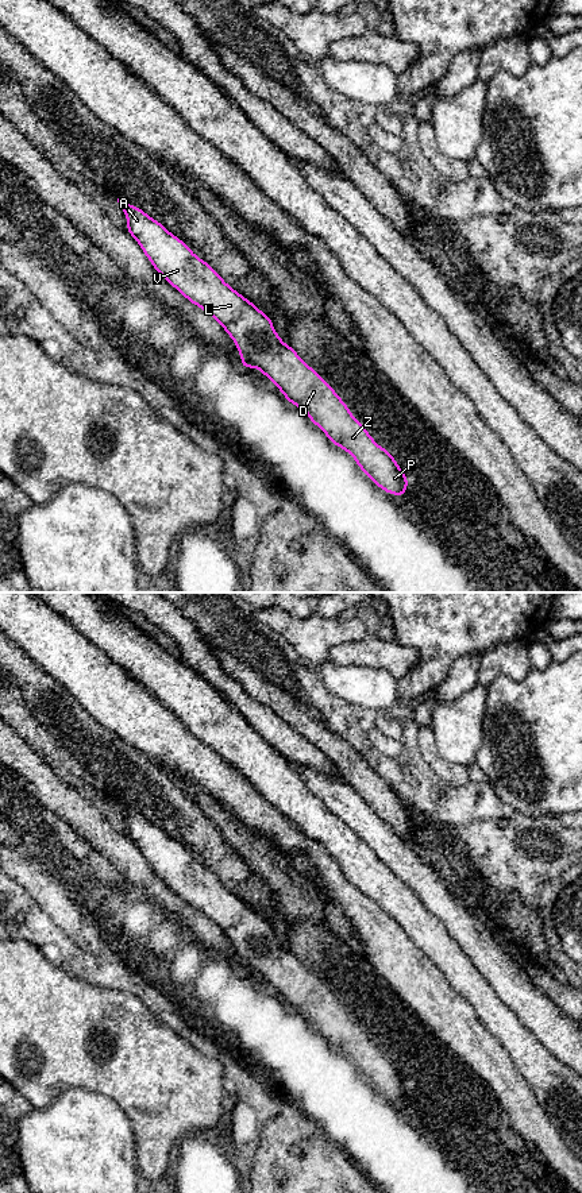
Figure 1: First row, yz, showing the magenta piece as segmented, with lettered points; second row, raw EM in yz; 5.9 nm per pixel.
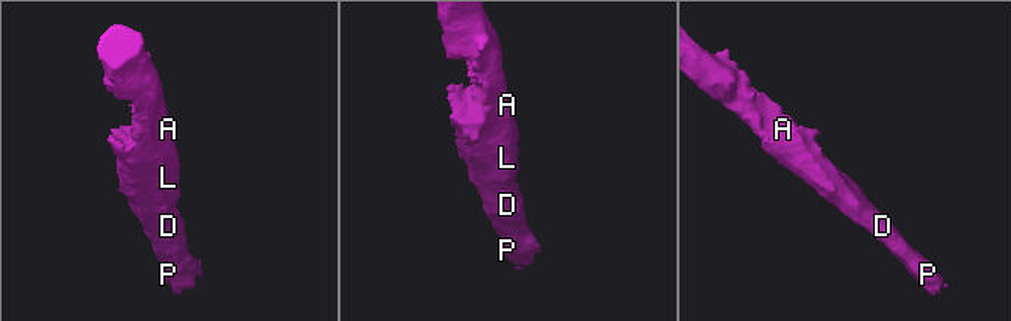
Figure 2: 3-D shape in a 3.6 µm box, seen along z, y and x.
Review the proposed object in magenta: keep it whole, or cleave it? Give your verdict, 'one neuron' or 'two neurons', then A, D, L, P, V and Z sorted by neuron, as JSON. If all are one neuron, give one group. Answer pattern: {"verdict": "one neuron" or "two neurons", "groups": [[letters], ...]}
{"verdict": "one neuron", "groups": [["A", "D", "L", "P", "V", "Z"]]}

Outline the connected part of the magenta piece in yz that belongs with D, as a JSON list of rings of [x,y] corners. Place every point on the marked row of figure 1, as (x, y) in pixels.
[[[117,198],[117,202],[127,216],[127,231],[139,243],[154,269],[185,298],[220,323],[236,344],[242,358],[240,364],[246,368],[257,367],[274,382],[285,398],[302,409],[332,444],[347,451],[378,487],[393,495],[406,494],[408,478],[396,459],[373,440],[329,383],[281,340],[270,317],[227,285],[207,262],[196,256],[182,240],[170,233],[161,223],[151,219],[140,208],[126,204],[122,198]]]

